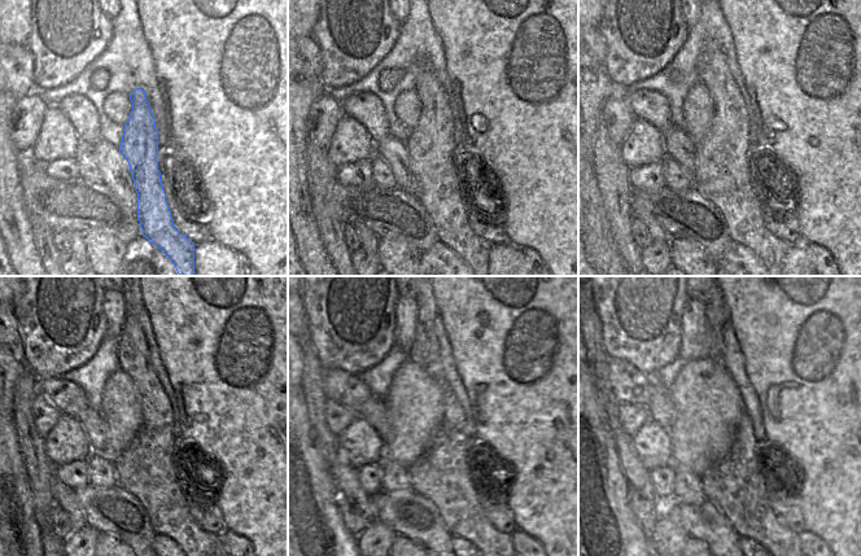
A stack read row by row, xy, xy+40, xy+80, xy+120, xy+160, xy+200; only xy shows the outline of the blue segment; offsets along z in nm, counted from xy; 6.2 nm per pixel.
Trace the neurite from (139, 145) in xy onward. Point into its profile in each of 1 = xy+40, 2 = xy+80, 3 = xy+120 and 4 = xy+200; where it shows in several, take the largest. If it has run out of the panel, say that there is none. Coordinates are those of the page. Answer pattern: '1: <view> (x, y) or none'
1: xy+40 (431, 145)
2: xy+80 (722, 176)
3: xy+120 (145, 469)
4: xy+200 (735, 485)

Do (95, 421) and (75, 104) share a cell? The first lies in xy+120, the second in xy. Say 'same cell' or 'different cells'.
different cells

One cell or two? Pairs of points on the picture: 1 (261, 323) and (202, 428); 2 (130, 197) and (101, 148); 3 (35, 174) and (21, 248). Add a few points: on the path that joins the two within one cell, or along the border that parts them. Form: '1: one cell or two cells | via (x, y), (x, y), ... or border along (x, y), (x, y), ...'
1: one cell | via (261, 349), (261, 370), (228, 402)
2: one cell | via (122, 185), (110, 160)
3: two cells | border along (20, 183), (22, 202), (31, 224)

